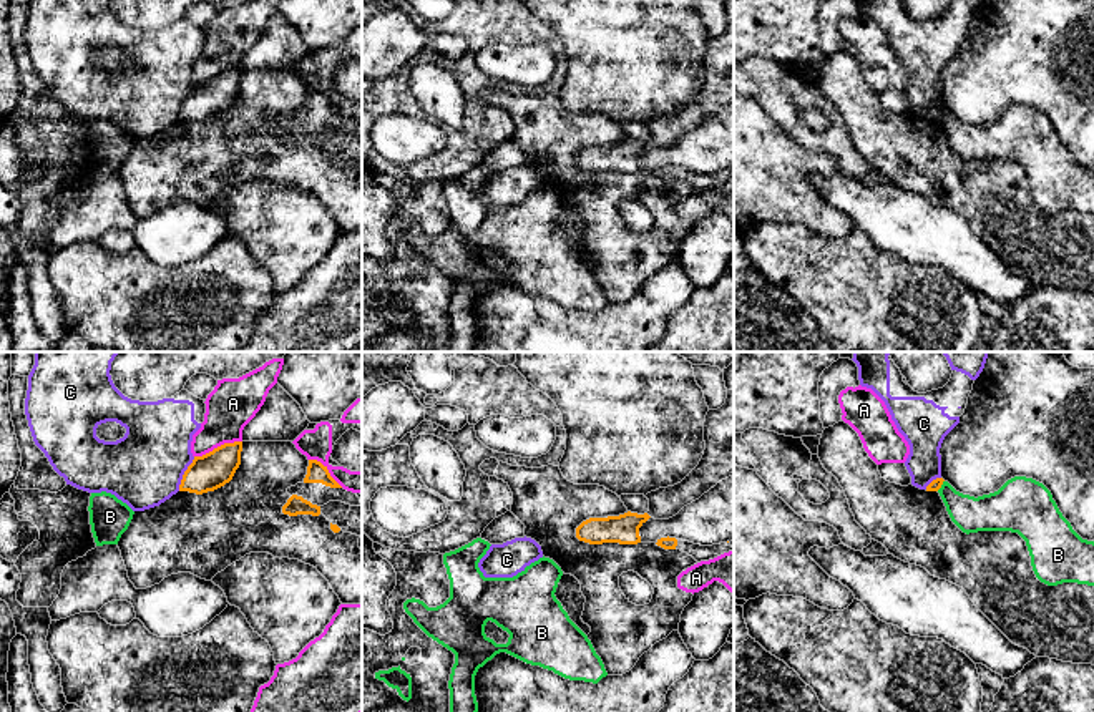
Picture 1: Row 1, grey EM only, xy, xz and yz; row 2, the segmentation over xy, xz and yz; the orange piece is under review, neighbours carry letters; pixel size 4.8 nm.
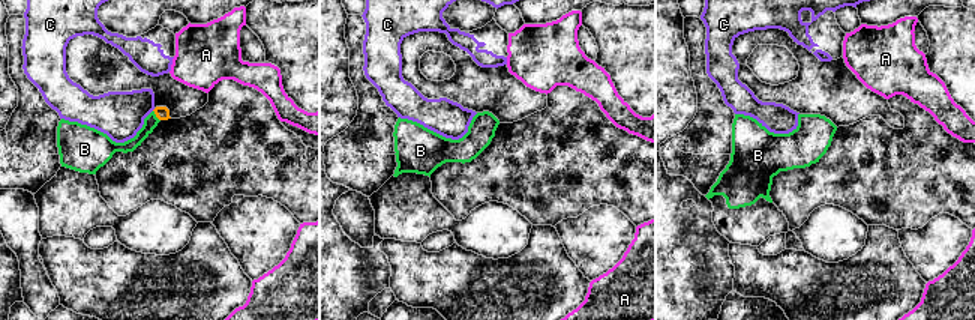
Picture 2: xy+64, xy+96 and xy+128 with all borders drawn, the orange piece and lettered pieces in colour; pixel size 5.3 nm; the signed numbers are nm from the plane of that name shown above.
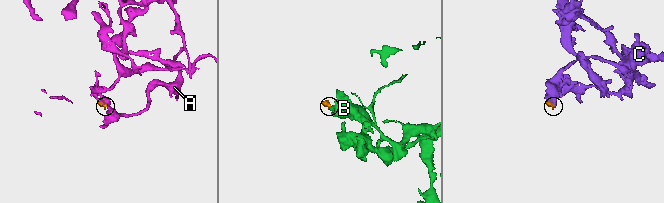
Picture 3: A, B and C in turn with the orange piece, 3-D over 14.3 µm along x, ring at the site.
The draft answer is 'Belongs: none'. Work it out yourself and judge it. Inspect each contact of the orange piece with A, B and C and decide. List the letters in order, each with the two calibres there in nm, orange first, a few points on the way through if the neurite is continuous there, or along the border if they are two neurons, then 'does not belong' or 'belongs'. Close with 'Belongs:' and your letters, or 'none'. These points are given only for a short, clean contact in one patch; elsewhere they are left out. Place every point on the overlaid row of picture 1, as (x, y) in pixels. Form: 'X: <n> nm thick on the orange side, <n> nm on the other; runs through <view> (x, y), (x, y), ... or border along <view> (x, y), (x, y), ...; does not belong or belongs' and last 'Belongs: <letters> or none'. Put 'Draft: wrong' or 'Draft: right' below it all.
A: 180 nm thick on the orange side, 240 nm on the other; does not belong
B: 60 nm thick on the orange side, 170 nm on the other; border along yz (943, 480), (937, 490); does not belong
C: 180 nm thick on the orange side, 360 nm on the other; border along xy (195, 457), (178, 490); does not belong
Belongs: none
Draft: right

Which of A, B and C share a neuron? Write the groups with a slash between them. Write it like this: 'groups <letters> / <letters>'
groups A / B / C

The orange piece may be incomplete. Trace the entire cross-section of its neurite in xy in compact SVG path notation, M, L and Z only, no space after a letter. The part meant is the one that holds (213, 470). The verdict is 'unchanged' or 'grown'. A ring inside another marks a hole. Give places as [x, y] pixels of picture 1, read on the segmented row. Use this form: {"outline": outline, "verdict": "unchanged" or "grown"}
{"outline": "M242 441L224 443L212 451L194 456L183 475L179 491L203 495L229 483L241 465Z", "verdict": "unchanged"}

